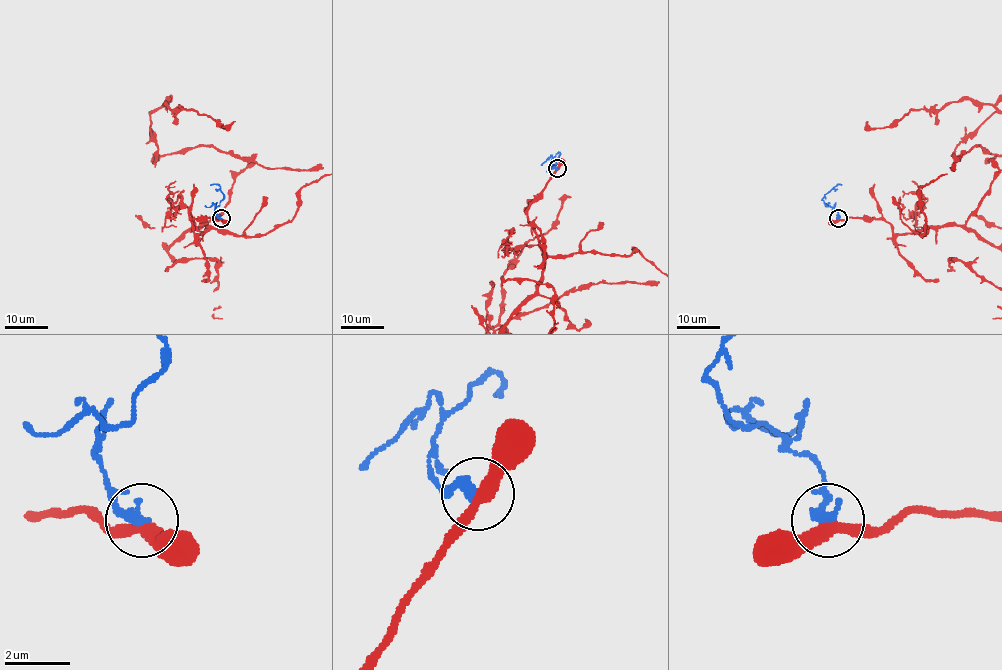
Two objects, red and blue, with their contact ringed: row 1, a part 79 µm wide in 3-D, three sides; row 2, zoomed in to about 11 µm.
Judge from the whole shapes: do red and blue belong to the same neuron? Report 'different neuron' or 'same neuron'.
different neuron

